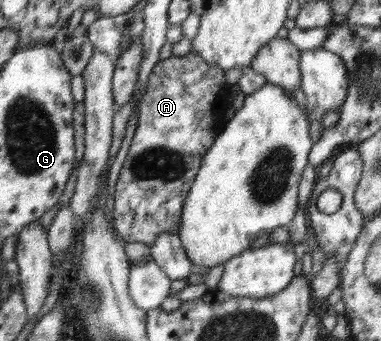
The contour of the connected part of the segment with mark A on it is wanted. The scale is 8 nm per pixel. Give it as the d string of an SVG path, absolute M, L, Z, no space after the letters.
M191 53L186 56L172 55L159 61L148 78L145 95L138 104L137 128L116 182L112 223L117 236L121 236L125 243L143 242L151 246L163 232L178 234L188 191L206 151L225 124L226 112L232 106L234 96L233 87L226 83L225 71Z

